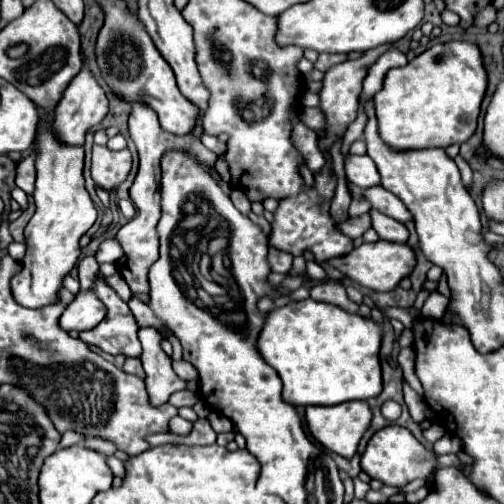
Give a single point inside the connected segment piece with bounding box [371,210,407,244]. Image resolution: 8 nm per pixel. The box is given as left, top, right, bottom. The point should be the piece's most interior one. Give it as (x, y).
(389, 229)

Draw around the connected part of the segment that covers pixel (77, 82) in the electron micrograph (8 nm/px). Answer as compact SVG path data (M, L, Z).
M83 62L81 72L69 82L67 90L63 92L63 96L57 104L57 110L55 110L55 134L57 134L57 138L67 142L67 144L83 146L87 130L91 126L97 126L107 116L107 110L109 110L107 96L105 96L103 88L97 84L97 80L95 80L93 72L89 70L89 66Z

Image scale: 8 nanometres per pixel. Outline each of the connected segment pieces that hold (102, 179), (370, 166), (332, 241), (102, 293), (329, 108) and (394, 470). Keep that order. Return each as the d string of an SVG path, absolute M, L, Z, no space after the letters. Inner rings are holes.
M93 146L93 166L91 176L97 186L111 190L113 186L119 186L131 170L131 152L119 150L107 150L107 146Z
M347 154L343 158L345 164L345 174L347 178L357 184L359 188L371 188L379 184L379 172L375 168L375 162L365 154L365 156L355 156L355 154Z
M325 166L319 174L315 174L315 188L311 190L305 188L297 198L285 198L279 202L279 208L275 210L273 234L269 238L269 244L279 250L291 252L293 256L299 256L303 254L305 248L309 248L317 262L343 256L349 250L353 250L351 238L341 234L329 216L329 204L331 204L333 192L335 192L335 180L329 174L329 166Z
M99 272L91 290L105 304L107 314L93 330L79 334L79 338L85 344L93 344L93 346L97 346L97 348L101 348L103 352L109 352L109 354L139 356L141 344L139 344L139 338L137 338L139 326L135 322L135 316L131 314L127 302L123 302L117 296L117 292L111 286L107 286L107 282L103 278L105 276Z
M393 44L379 46L379 48L375 48L375 50L367 50L367 52L363 52L361 58L341 62L341 64L337 64L337 66L333 66L333 68L329 68L329 70L325 72L323 88L321 88L321 92L319 92L319 98L321 98L321 110L323 110L325 116L327 116L327 136L325 136L323 140L319 140L319 146L329 148L329 146L333 144L333 140L345 132L345 126L357 116L357 100L359 100L359 92L361 92L361 80L367 76L369 66L371 66L383 52L387 52L391 46L393 46Z
M393 424L393 426L385 426L385 428L377 430L371 436L365 452L361 454L361 468L371 478L377 478L387 486L401 488L415 478L427 478L429 472L435 468L435 458L431 452L427 452L421 446L421 442L407 428Z

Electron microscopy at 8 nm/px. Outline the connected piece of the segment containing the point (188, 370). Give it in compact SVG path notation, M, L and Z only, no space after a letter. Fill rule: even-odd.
M179 360L173 364L173 370L177 372L177 376L181 380L193 380L199 376L199 372L195 372L195 366L191 366L187 360Z

